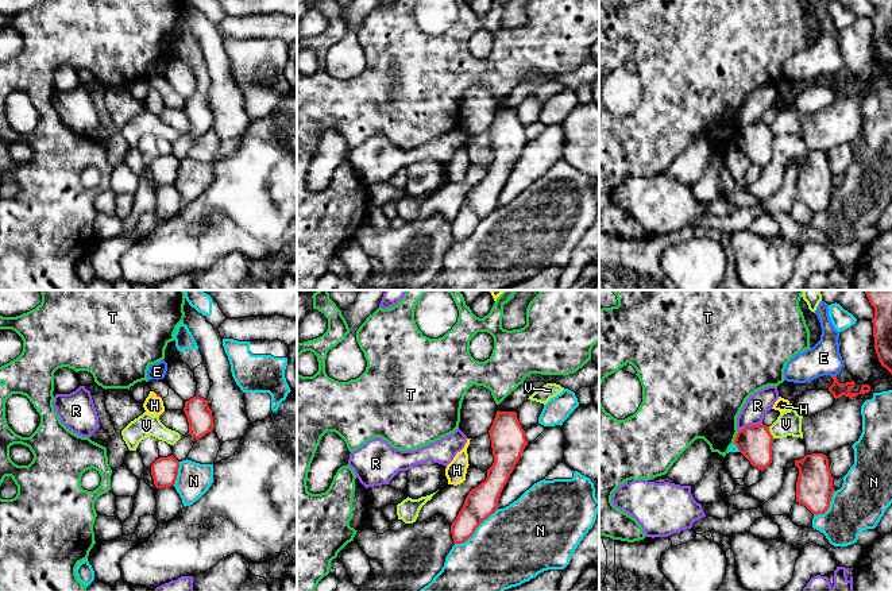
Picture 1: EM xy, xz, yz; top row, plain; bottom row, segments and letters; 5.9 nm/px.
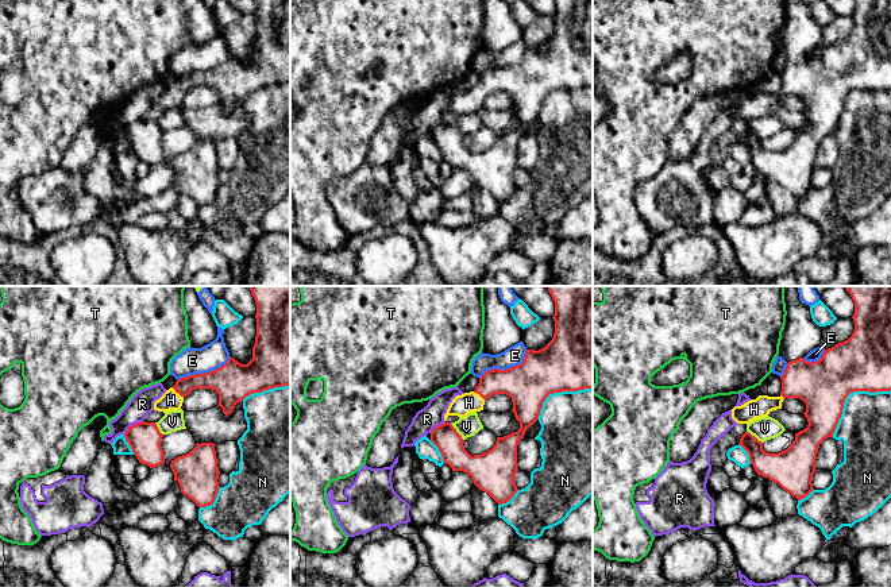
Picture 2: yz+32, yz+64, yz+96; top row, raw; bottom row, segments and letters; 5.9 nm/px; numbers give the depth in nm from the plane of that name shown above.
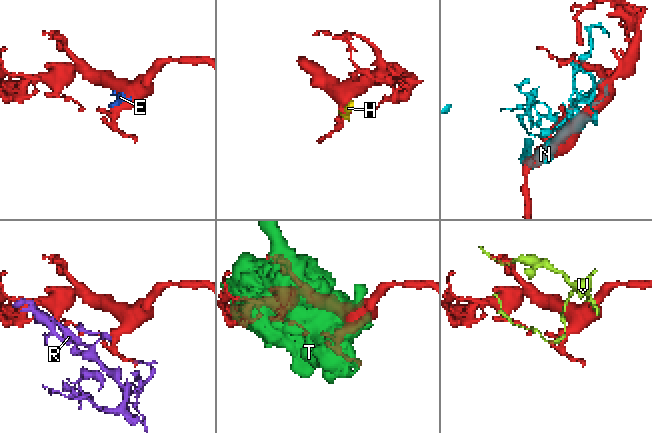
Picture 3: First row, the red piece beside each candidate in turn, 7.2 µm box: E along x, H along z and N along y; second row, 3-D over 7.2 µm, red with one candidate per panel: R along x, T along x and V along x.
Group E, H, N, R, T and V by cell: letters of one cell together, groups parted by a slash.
E / H / N / R / T / V

